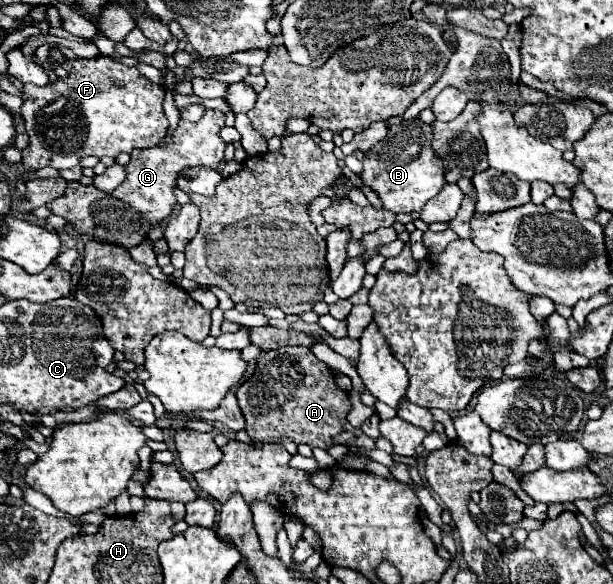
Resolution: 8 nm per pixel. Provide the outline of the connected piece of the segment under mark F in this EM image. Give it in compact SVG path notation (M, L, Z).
M93 58L93 60L69 60L73 72L67 80L57 80L55 84L36 86L25 84L22 88L23 106L21 118L25 122L25 132L29 136L27 148L21 150L23 166L27 170L41 170L45 166L51 168L73 168L85 156L111 156L115 158L121 152L131 152L133 148L149 148L157 146L159 140L167 134L167 118L163 112L163 96L165 88L161 84L153 84L145 78L137 68L123 66L113 58Z

